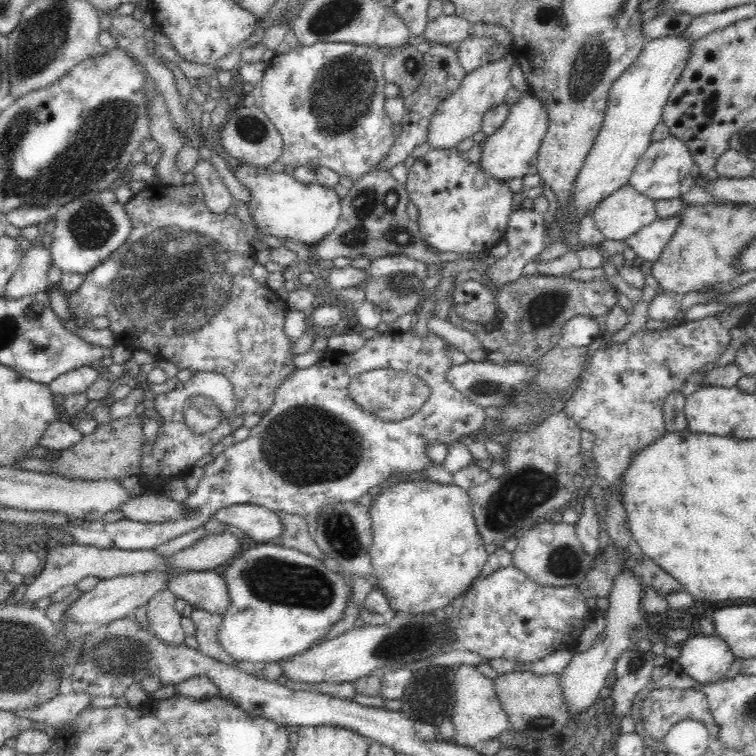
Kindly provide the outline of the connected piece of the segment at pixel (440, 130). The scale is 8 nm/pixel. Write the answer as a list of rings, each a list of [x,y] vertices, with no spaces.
[[[509,51],[498,60],[482,64],[461,80],[460,86],[438,105],[430,118],[427,141],[431,148],[454,148],[460,140],[470,138],[480,130],[484,114],[506,100],[506,94],[512,87],[510,72],[514,64],[514,55]]]

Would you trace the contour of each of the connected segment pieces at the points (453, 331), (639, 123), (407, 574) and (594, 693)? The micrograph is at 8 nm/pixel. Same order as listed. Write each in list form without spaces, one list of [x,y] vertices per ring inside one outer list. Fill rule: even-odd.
[[[432,314],[427,318],[427,327],[430,333],[440,335],[447,343],[456,346],[464,352],[468,360],[482,362],[487,360],[489,351],[480,346],[480,341],[472,332],[454,326],[449,320],[442,320]]]
[[[682,35],[650,39],[644,43],[636,60],[611,84],[601,129],[576,178],[576,196],[572,196],[572,210],[566,210],[578,223],[584,218],[584,214],[591,214],[605,197],[629,184],[636,164],[639,164],[652,142],[651,136],[655,126],[661,121],[668,92],[686,66],[690,52],[692,44]]]
[[[425,478],[421,481],[399,481],[382,489],[376,496],[372,496],[372,502],[368,507],[368,515],[370,515],[370,526],[372,527],[372,544],[369,548],[369,555],[371,558],[371,567],[373,568],[373,576],[377,578],[377,586],[386,595],[389,600],[391,608],[407,612],[408,614],[420,614],[420,612],[434,612],[441,611],[443,607],[450,604],[456,596],[460,596],[470,584],[478,576],[478,572],[482,570],[489,555],[486,553],[486,547],[482,546],[478,529],[474,524],[474,517],[472,516],[472,507],[467,491],[455,484],[442,484]]]
[[[624,568],[612,582],[612,590],[606,596],[609,600],[605,615],[604,640],[596,643],[586,650],[586,652],[577,653],[568,668],[560,673],[560,687],[564,693],[564,701],[570,709],[572,715],[583,714],[599,697],[600,689],[605,686],[606,678],[611,671],[615,670],[616,660],[620,658],[629,649],[633,648],[633,639],[631,630],[638,626],[646,626],[640,603],[643,597],[643,586],[627,568]]]

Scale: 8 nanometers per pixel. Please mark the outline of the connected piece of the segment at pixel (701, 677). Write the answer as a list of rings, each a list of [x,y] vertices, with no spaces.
[[[694,636],[682,643],[680,656],[675,659],[672,666],[682,668],[682,671],[700,684],[714,683],[726,677],[726,673],[736,660],[736,655],[720,636]]]

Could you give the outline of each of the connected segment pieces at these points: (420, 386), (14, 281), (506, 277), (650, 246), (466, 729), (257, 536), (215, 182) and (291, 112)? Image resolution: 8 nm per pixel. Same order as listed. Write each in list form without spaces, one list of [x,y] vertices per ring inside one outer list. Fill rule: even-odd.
[[[376,369],[354,377],[349,384],[348,400],[380,419],[402,420],[412,416],[428,398],[430,387],[420,378],[392,369]]]
[[[38,246],[30,248],[23,253],[20,266],[4,286],[2,298],[18,300],[18,298],[44,291],[49,284],[46,279],[46,270],[50,264],[52,259],[49,250]]]
[[[518,208],[509,217],[505,242],[508,246],[507,255],[484,270],[485,275],[496,286],[514,282],[522,275],[524,264],[536,259],[547,244],[543,215],[534,209]]]
[[[676,216],[654,220],[636,234],[625,239],[626,248],[632,249],[636,256],[640,256],[644,260],[654,261],[662,254],[662,250],[674,235],[678,224]]]
[[[462,664],[454,667],[456,705],[450,716],[456,729],[455,740],[459,745],[474,747],[474,744],[496,738],[511,727],[510,719],[496,695],[494,680],[482,675],[476,666]]]
[[[234,503],[216,510],[210,519],[239,528],[253,543],[277,542],[284,525],[277,512],[254,503]]]
[[[206,156],[204,160],[198,161],[196,168],[194,168],[193,176],[195,182],[204,191],[204,197],[206,197],[206,207],[214,214],[224,214],[233,204],[232,193],[228,191],[228,187],[224,185],[222,177],[211,161]]]
[[[318,41],[310,46],[298,44],[284,53],[275,52],[262,80],[253,85],[251,94],[255,97],[254,104],[262,109],[282,137],[282,152],[278,161],[295,169],[325,167],[340,177],[348,177],[353,183],[380,166],[380,161],[388,156],[396,140],[392,133],[392,121],[384,111],[384,61],[384,51],[350,43]]]

